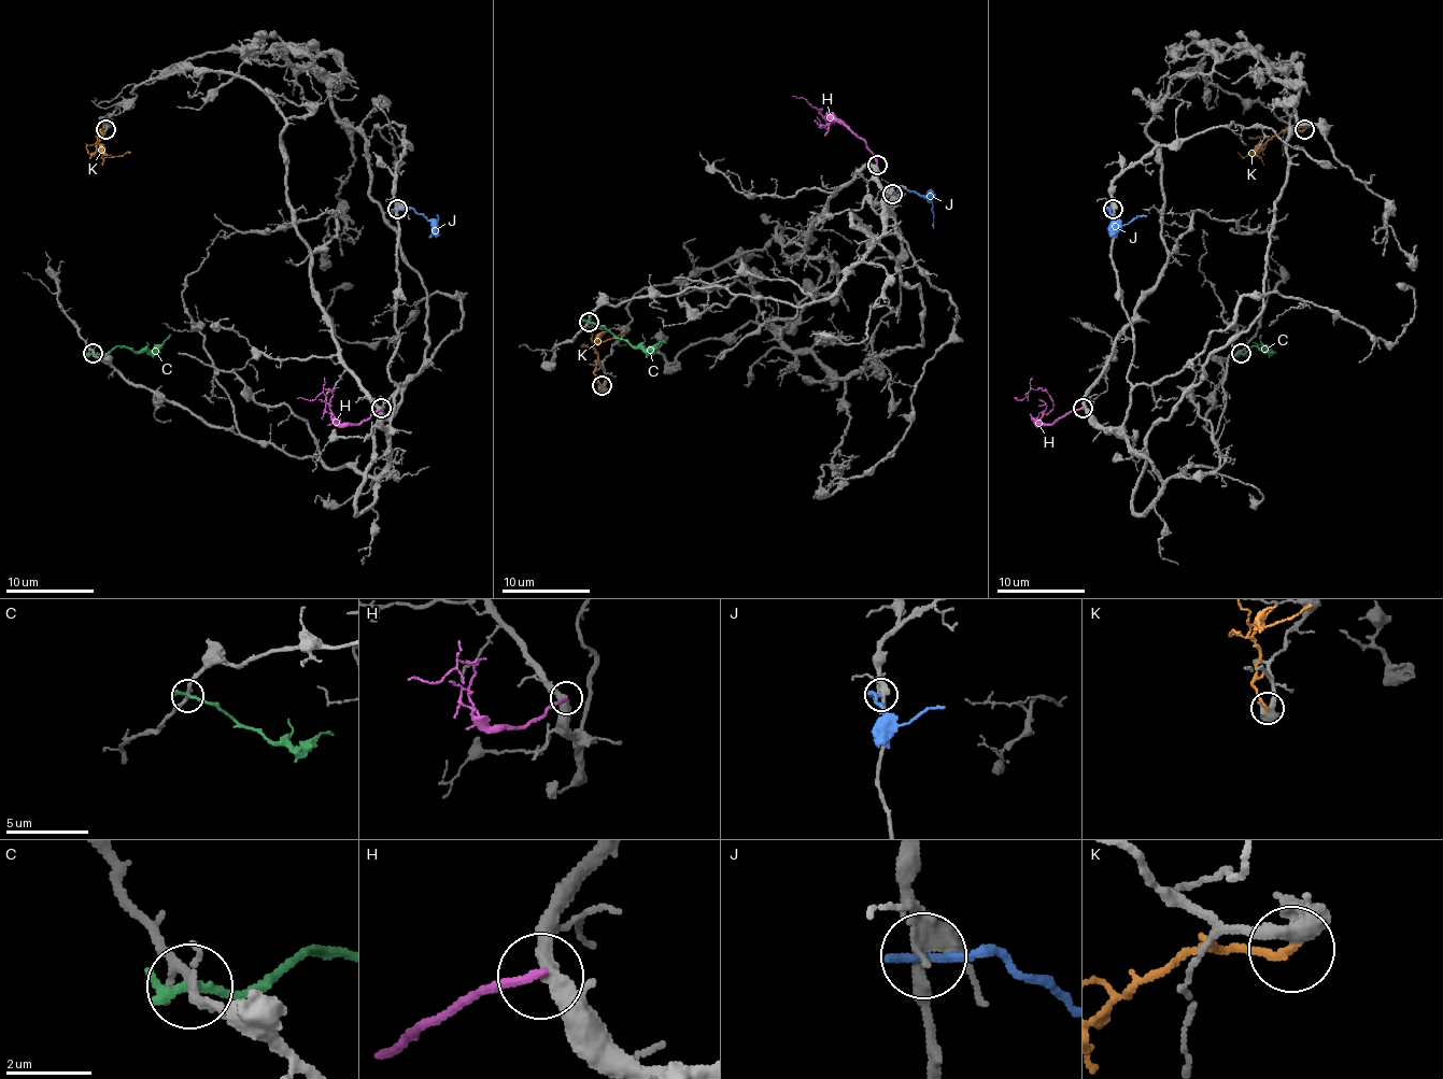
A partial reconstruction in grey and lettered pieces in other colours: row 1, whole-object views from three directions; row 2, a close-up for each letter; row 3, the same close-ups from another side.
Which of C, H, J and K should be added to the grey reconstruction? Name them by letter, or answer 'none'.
H

